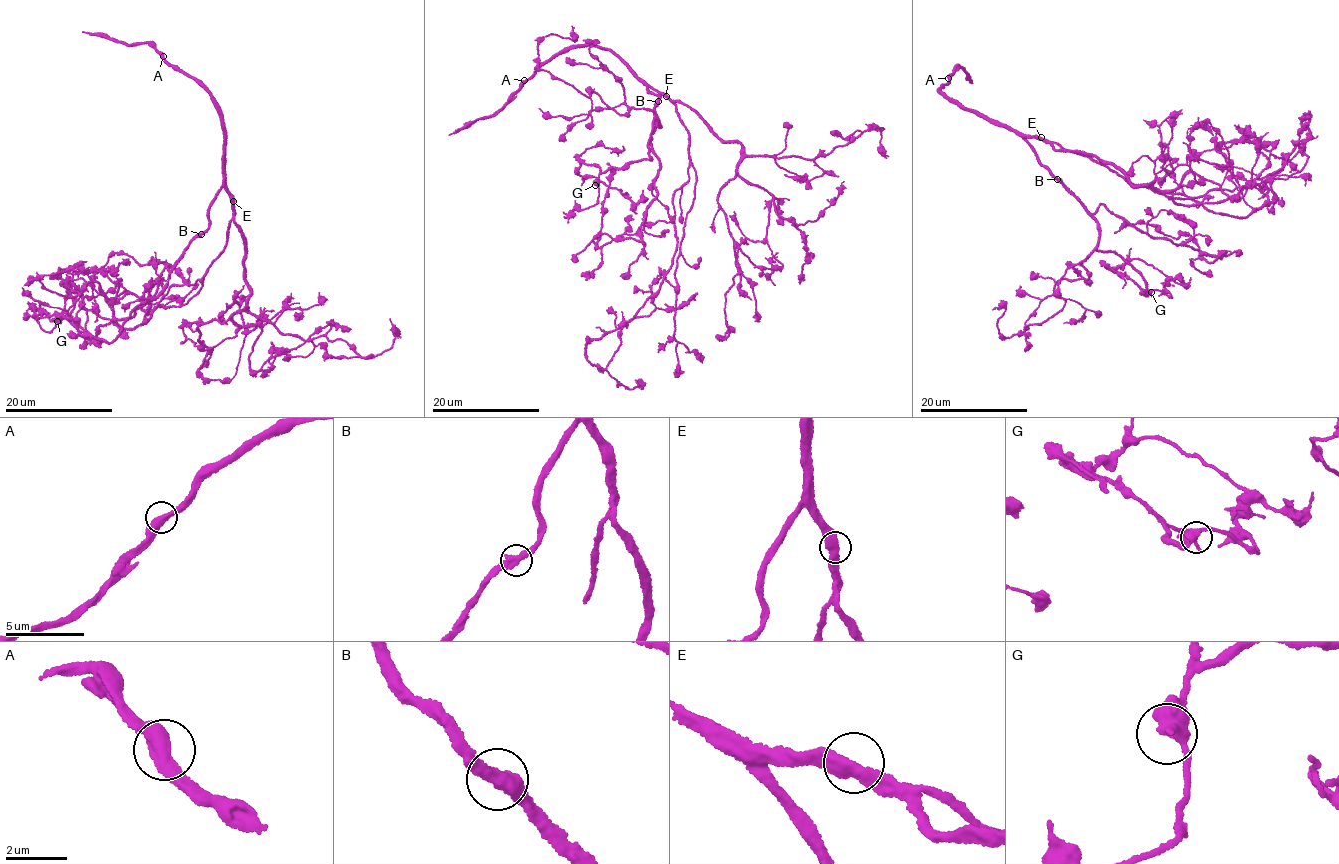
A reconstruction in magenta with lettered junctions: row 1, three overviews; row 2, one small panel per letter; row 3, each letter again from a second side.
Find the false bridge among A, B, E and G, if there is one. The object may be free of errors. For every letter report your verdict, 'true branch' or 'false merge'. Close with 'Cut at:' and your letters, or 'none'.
A: true branch
B: true branch
E: true branch
G: true branch
Cut at: none

